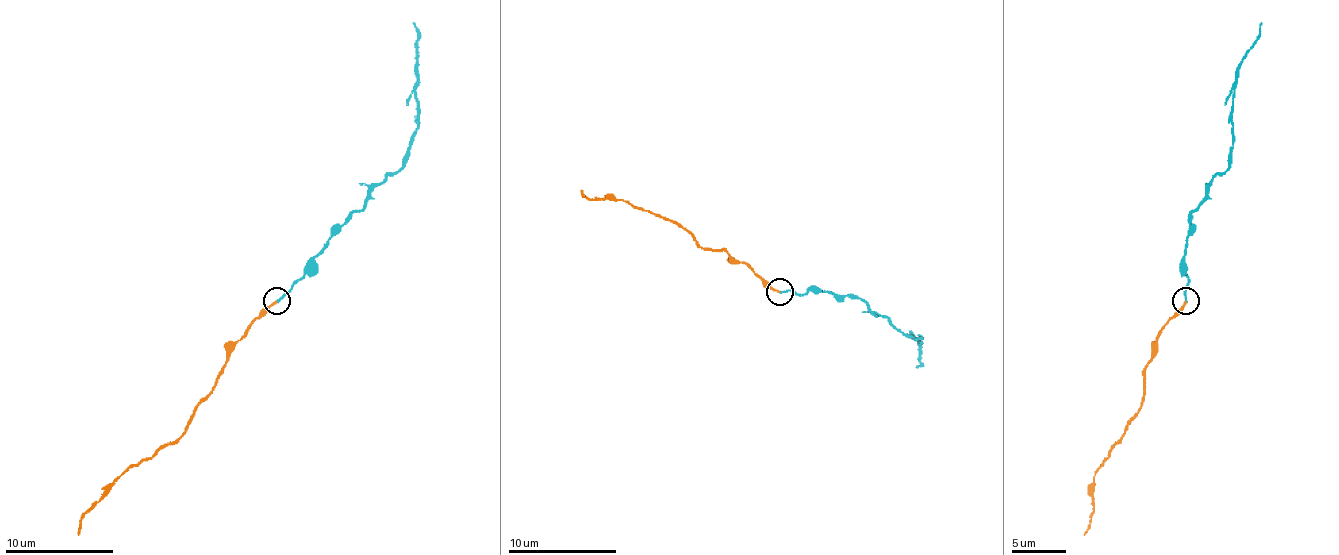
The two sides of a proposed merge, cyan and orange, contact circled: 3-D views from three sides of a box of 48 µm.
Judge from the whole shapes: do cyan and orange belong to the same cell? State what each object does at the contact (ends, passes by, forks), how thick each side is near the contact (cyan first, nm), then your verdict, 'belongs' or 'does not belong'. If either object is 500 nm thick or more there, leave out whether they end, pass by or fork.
cyan ends; orange ends; calibres 160 and 140 nm; does not belong

